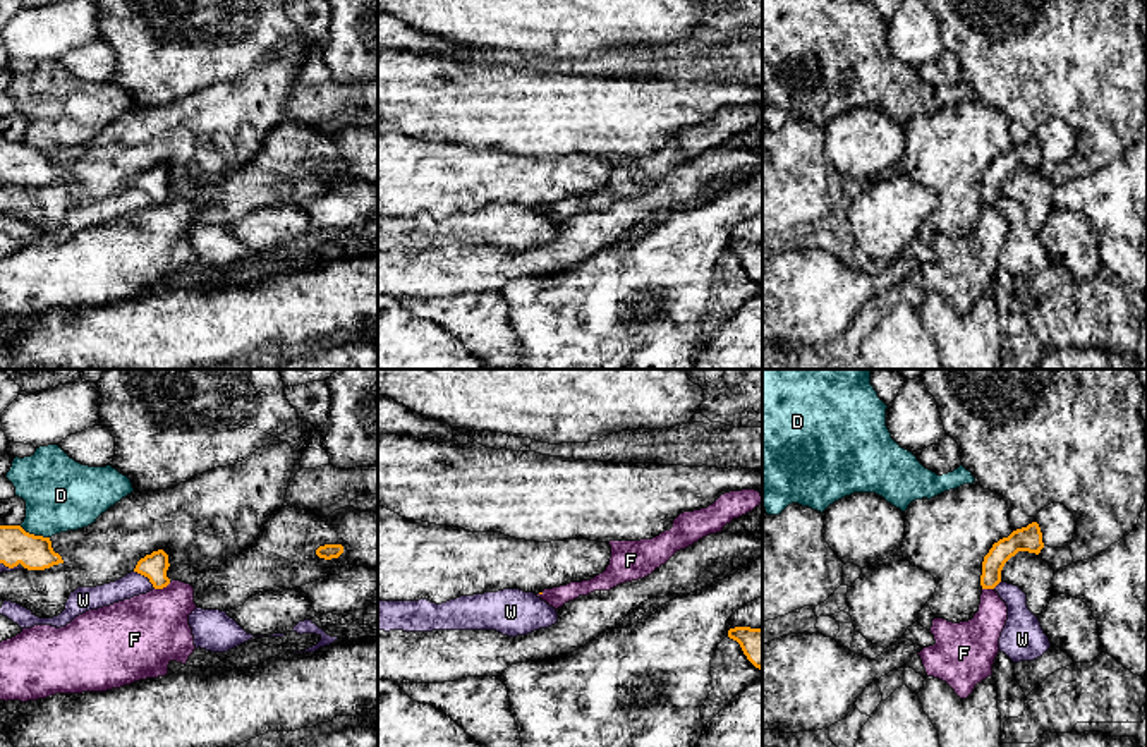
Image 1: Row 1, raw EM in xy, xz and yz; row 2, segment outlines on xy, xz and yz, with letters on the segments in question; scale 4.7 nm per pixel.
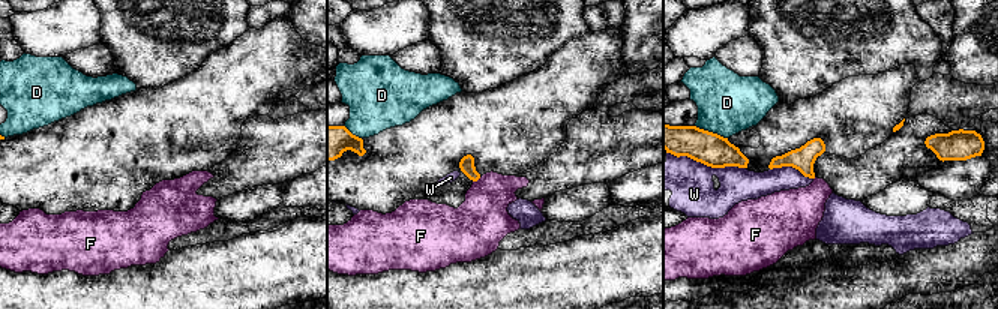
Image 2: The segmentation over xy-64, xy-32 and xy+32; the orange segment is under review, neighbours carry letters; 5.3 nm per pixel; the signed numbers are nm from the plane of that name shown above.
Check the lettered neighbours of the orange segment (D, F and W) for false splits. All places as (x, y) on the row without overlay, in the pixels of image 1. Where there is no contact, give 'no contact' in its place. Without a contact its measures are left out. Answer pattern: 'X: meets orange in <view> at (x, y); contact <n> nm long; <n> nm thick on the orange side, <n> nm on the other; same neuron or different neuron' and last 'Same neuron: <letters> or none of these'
D: meets orange in xy at (33, 150); contact 160 nm long; 160 nm thick on the orange side, 340 nm on the other; different neuron
F: meets orange in xy at (162, 203); contact 90 nm long; 120 nm thick on the orange side, 360 nm on the other; different neuron
W: meets orange in xy at (146, 191); contact 130 nm long; 120 nm thick on the orange side, 110 nm on the other; different neuron
Same neuron: none of these

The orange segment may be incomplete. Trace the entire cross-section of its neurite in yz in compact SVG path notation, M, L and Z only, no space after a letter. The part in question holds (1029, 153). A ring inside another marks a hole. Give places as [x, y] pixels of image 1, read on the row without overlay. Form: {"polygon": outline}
{"polygon": "M1037 137L1017 144L1008 153L1003 153L998 158L994 158L982 177L982 204L994 204L1001 197L1001 185L1004 179L1018 167L1039 170L1042 163L1042 148Z"}

